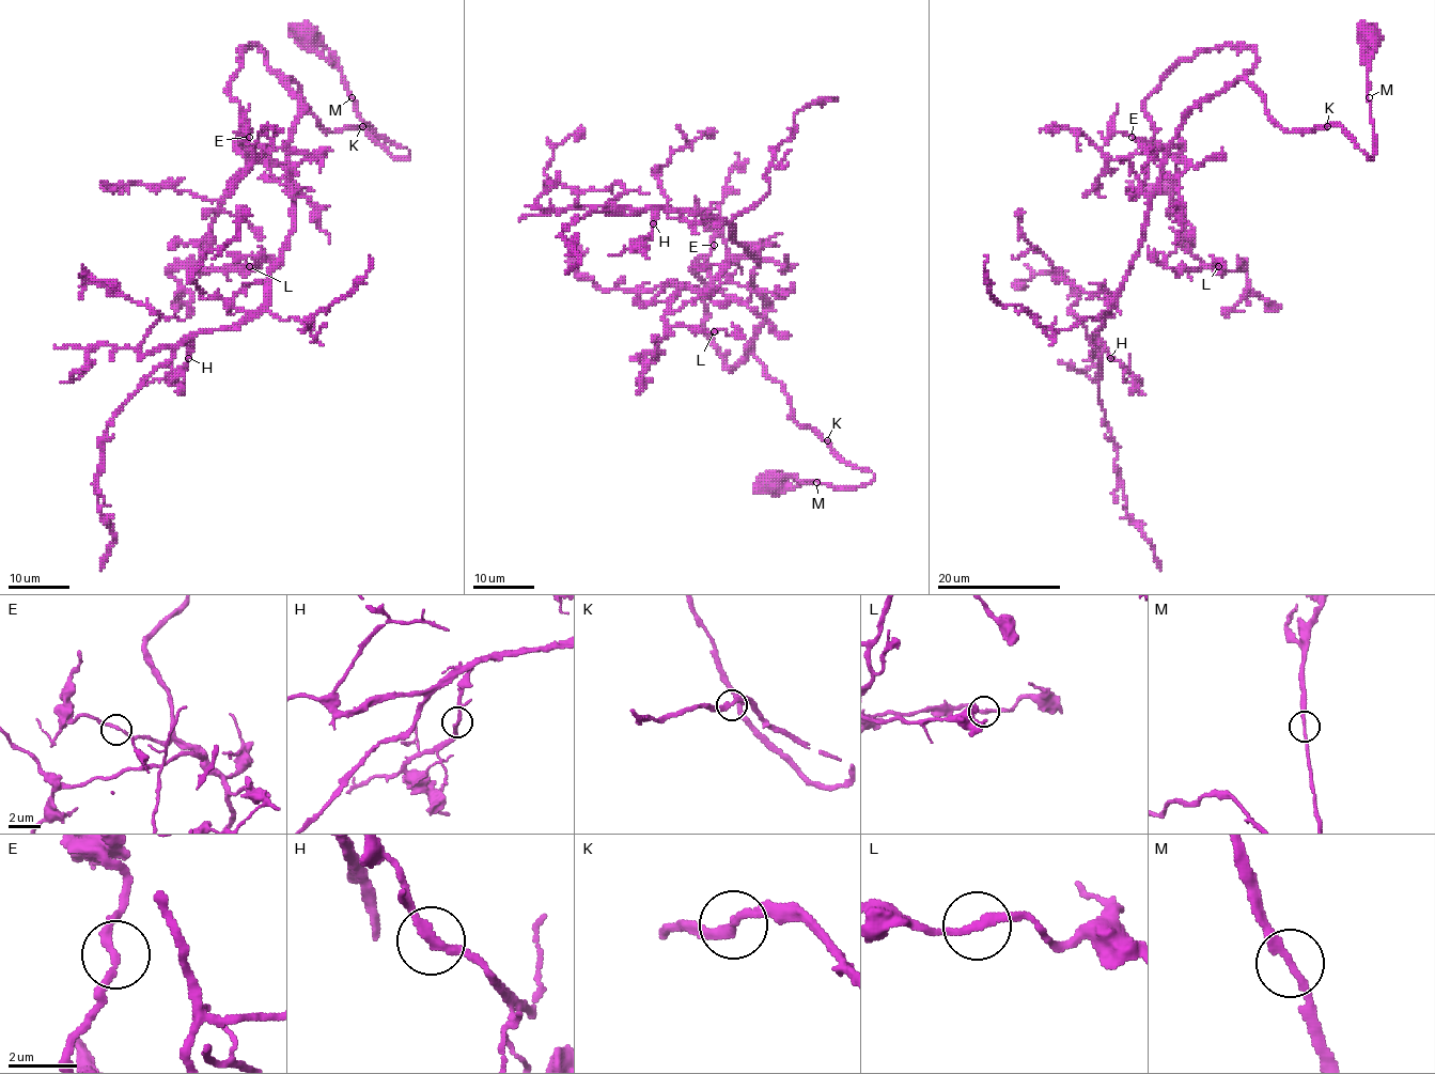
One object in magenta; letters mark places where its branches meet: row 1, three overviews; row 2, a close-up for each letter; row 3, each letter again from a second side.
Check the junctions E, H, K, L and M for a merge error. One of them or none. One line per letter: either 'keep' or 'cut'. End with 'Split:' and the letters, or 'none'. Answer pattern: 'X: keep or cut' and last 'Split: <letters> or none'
E: keep
H: keep
K: keep
L: keep
M: keep
Split: none

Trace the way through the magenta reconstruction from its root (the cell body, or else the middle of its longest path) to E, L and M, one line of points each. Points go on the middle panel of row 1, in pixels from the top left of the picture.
E: (771, 481), (873, 475), (793, 418), (750, 347), (723, 367), (692, 269), (713, 245)
L: (771, 481), (873, 475), (796, 421), (754, 356), (754, 252), (670, 300), (670, 325), (715, 331)
M: (771, 481), (789, 475), (800, 481), (816, 481)

